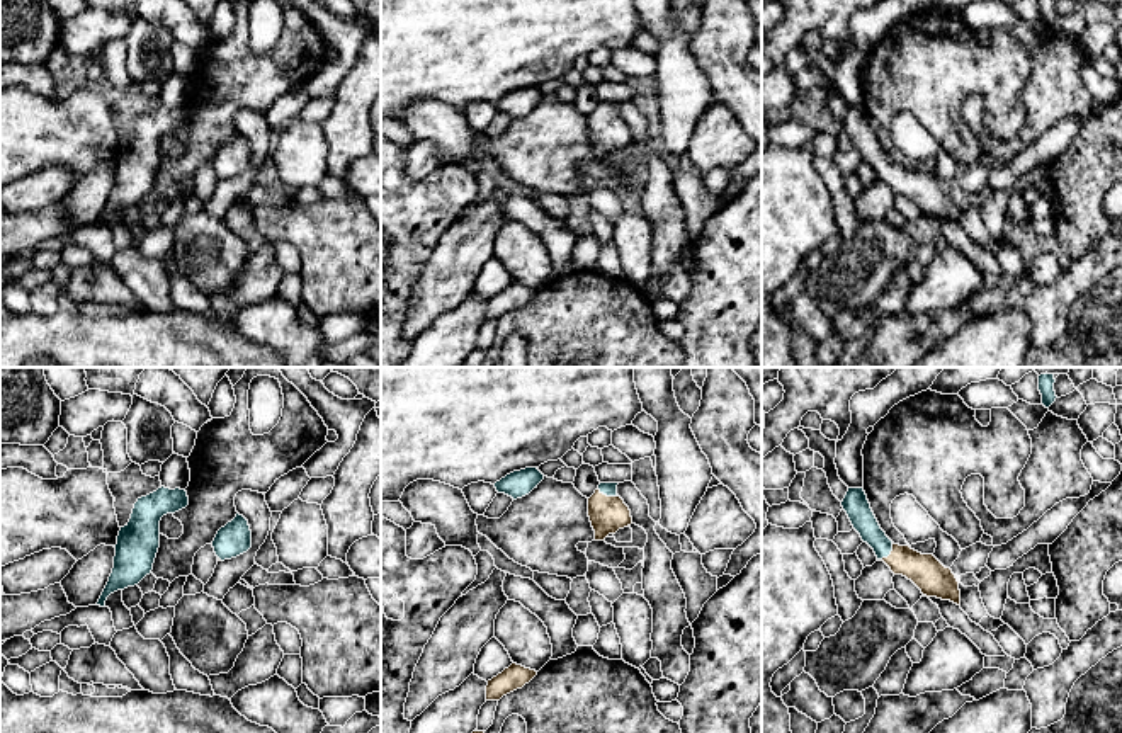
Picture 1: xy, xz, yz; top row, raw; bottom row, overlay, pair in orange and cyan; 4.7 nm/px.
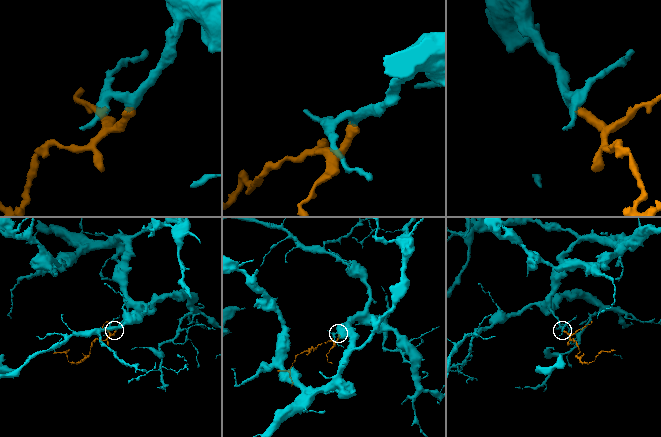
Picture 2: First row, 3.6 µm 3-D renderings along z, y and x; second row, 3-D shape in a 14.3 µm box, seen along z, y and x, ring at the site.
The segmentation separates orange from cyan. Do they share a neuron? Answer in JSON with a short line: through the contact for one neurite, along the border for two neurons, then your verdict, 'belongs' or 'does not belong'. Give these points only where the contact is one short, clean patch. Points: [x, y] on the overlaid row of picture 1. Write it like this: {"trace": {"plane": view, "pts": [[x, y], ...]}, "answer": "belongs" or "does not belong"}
{"trace": {"plane": "xz", "pts": [[607, 514], [606, 495], [607, 488]]}, "answer": "belongs"}

